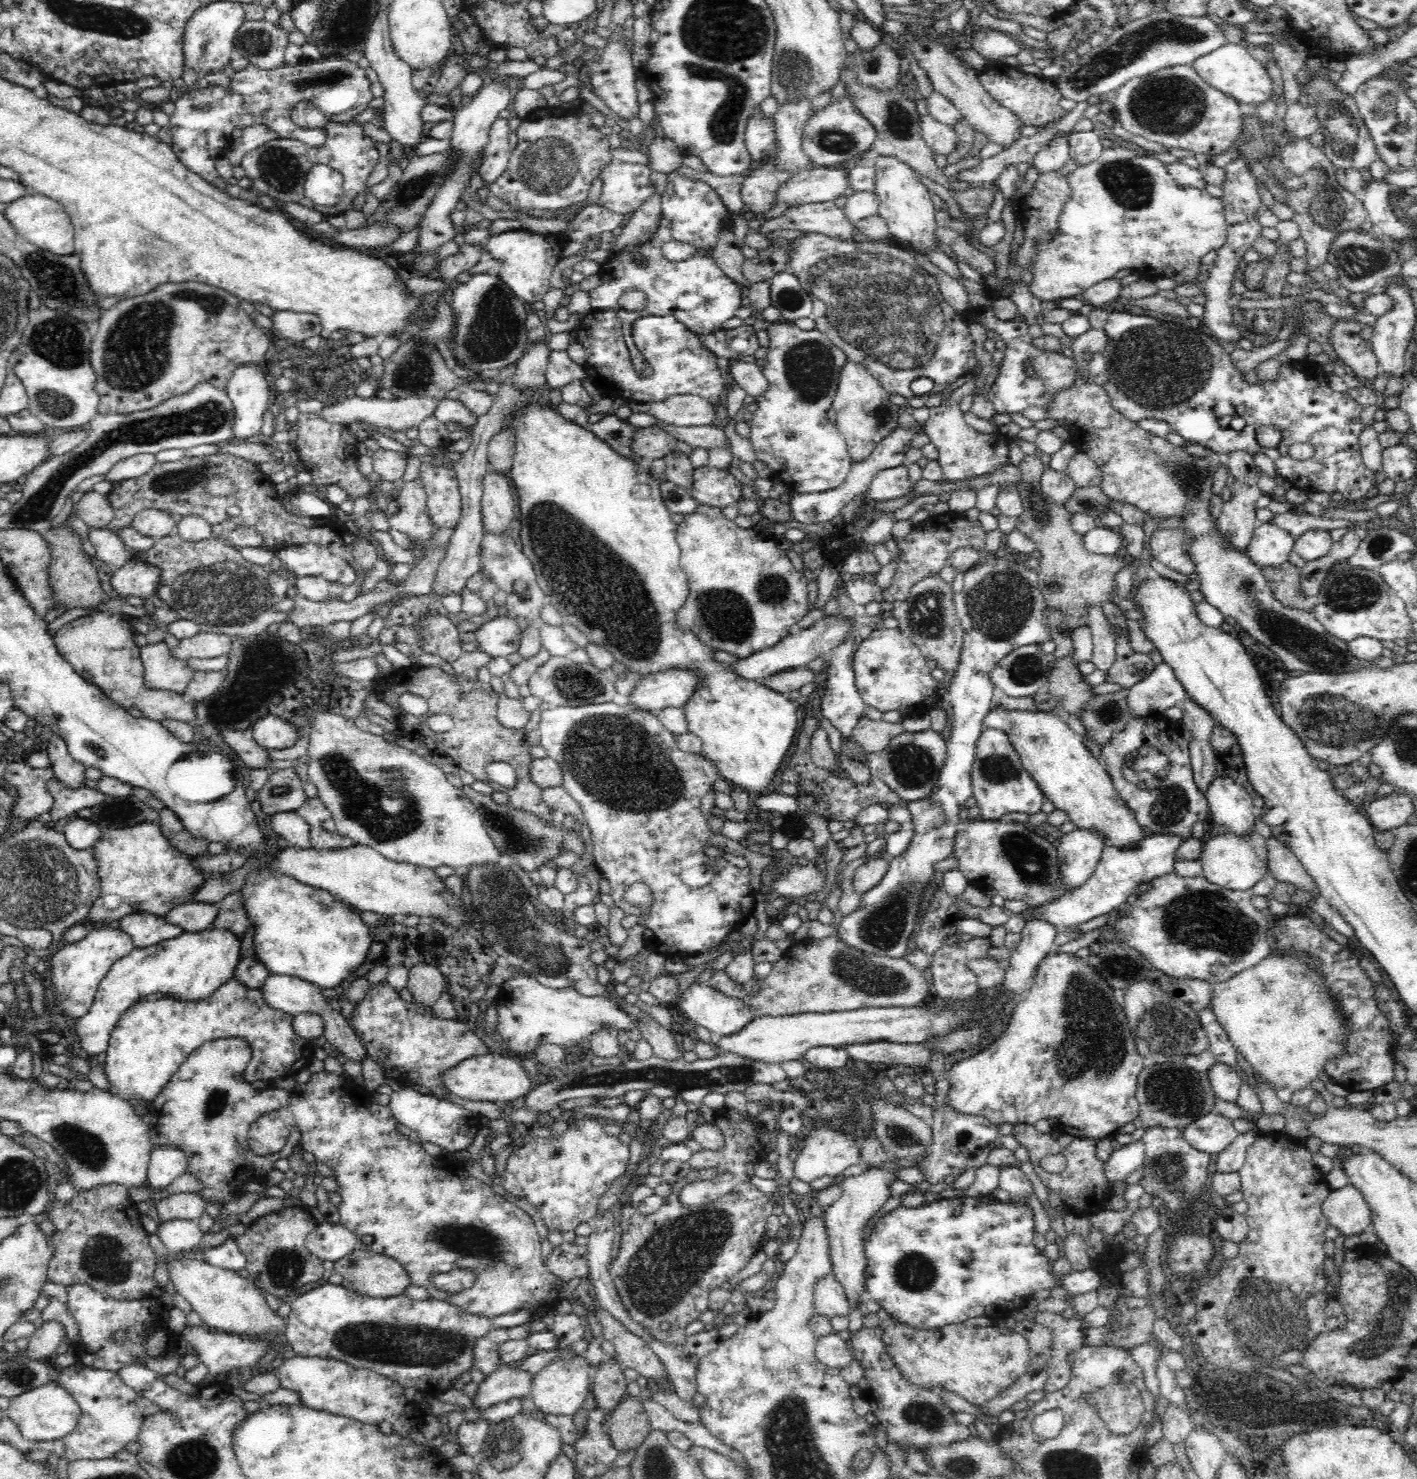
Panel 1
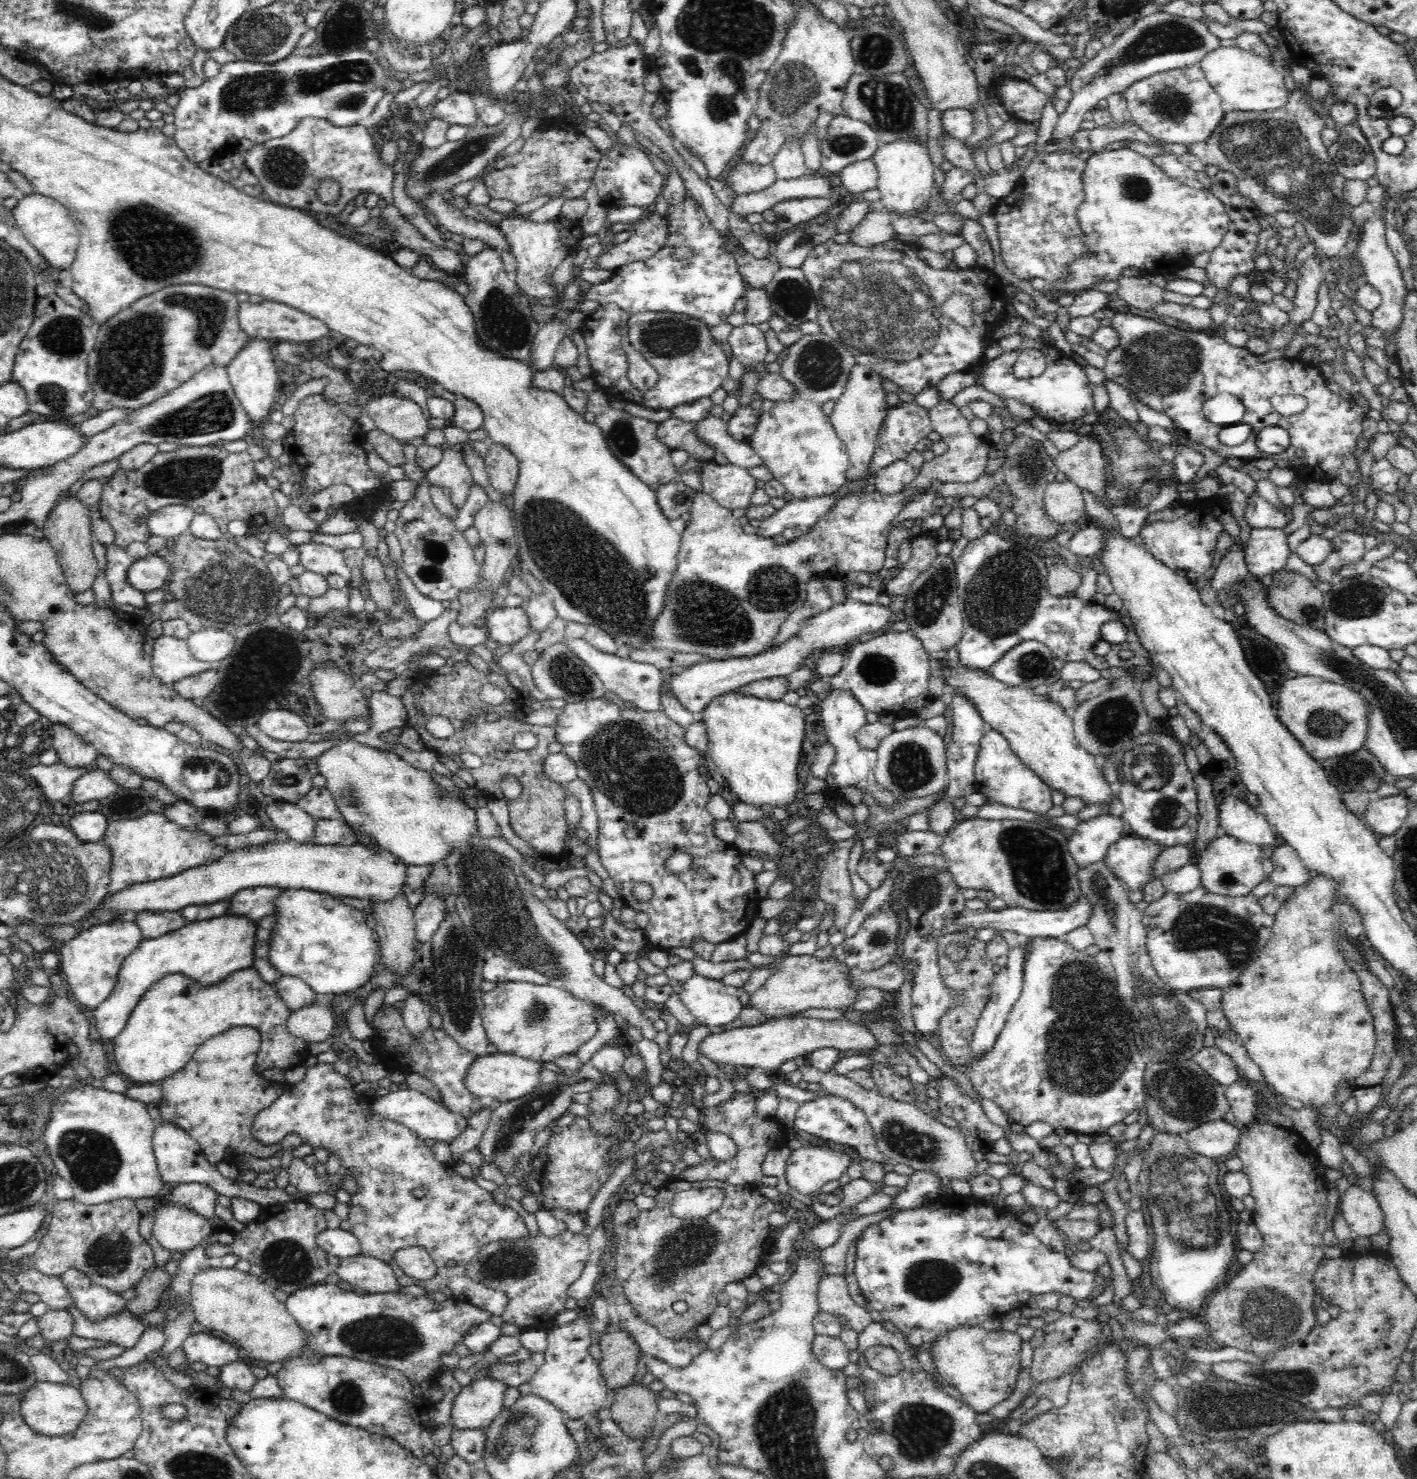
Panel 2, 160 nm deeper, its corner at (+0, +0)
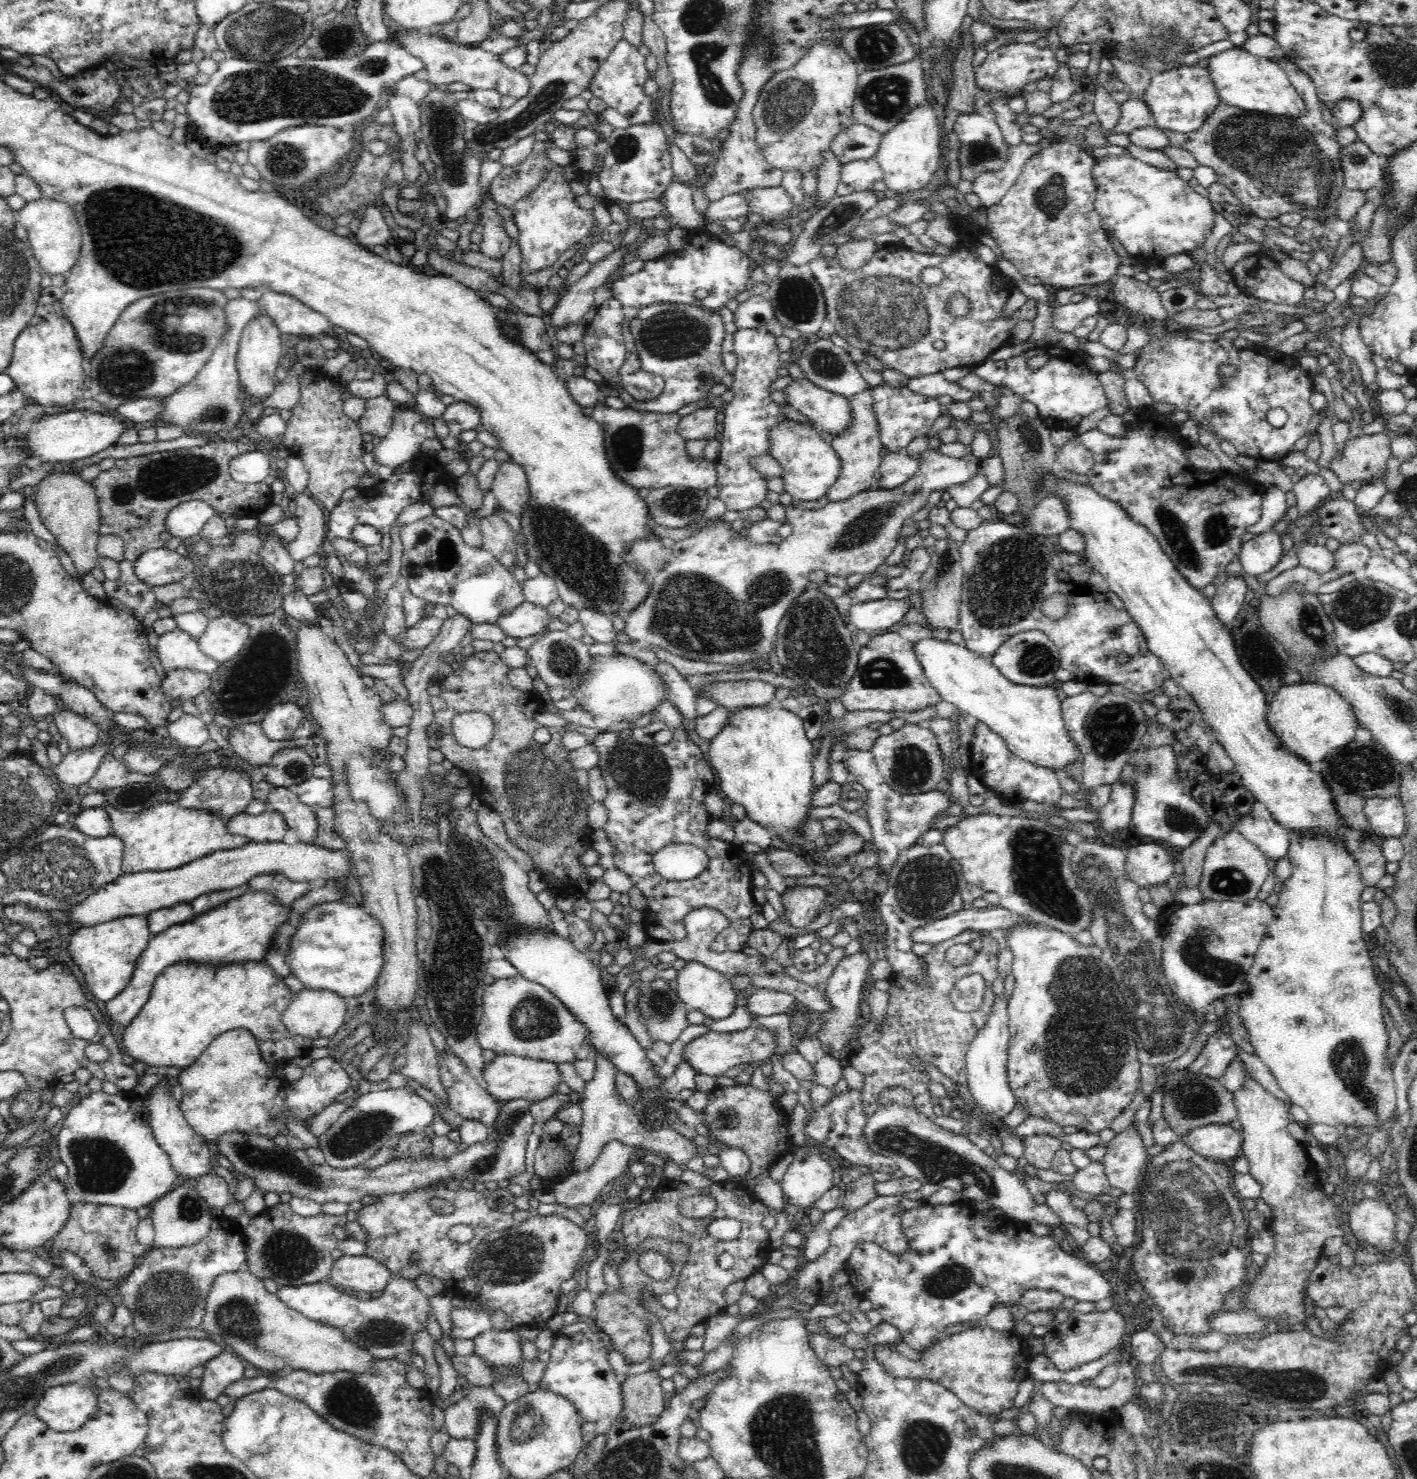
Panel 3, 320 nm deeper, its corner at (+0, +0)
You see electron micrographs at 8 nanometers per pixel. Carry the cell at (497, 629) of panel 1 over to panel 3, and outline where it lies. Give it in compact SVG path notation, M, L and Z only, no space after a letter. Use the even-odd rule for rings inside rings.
M525 600L508 614L501 615L497 626L505 637L521 639L541 633L549 623L550 614L546 607L538 607Z

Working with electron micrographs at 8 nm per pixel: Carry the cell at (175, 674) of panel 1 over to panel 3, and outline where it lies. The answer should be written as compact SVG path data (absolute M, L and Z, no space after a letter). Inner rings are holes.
M178 628L160 636L155 649L168 672L188 669L210 674L219 667L219 663L204 656L196 638Z

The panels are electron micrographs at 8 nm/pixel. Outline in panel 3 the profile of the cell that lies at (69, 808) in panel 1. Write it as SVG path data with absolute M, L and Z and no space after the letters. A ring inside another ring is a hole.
M106 754L94 772L94 776L86 782L83 792L104 792L106 789L122 786L123 784L134 784L134 782L147 783L154 781L155 774L141 775L136 771L130 771L126 767L123 758L115 758L112 754Z

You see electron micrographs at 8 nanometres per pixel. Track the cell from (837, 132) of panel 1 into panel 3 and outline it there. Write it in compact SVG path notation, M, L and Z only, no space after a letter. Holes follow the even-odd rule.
M854 122L837 132L830 148L842 165L854 160L869 160L880 149L882 135L870 126Z

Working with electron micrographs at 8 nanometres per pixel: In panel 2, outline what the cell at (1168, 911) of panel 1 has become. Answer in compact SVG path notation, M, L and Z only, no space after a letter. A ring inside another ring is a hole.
M1202 885L1193 892L1182 895L1167 890L1162 899L1150 903L1150 906L1142 912L1141 924L1144 924L1145 930L1145 950L1148 952L1153 969L1170 988L1183 994L1198 988L1228 987L1257 960L1260 951L1271 937L1274 918L1264 912L1260 900L1253 893L1240 897L1213 894Z

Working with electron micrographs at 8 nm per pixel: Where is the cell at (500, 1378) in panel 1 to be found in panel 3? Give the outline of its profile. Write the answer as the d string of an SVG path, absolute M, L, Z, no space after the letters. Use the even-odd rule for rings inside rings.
M470 1386L464 1398L443 1411L449 1438L474 1438L479 1429L481 1414L490 1411L497 1416L506 1403L492 1387Z

